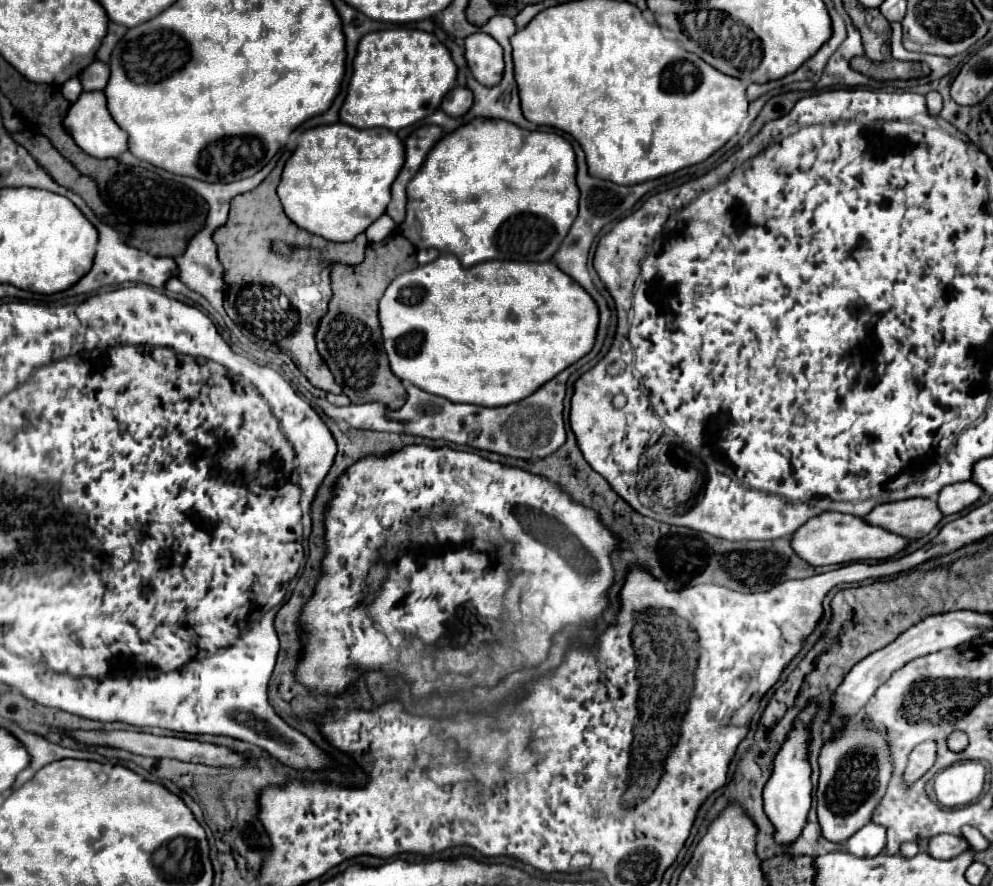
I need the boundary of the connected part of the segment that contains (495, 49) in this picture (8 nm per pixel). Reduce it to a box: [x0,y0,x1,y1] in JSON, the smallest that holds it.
[464,33,504,87]

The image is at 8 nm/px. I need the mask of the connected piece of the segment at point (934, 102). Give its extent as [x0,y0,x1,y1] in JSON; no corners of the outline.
[926,91,942,115]

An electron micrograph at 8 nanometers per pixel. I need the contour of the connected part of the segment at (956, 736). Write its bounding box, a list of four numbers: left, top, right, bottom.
[947,730,968,752]

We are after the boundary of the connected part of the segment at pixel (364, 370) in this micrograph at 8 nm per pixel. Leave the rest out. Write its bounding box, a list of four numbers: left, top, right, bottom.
[316,233,416,409]

